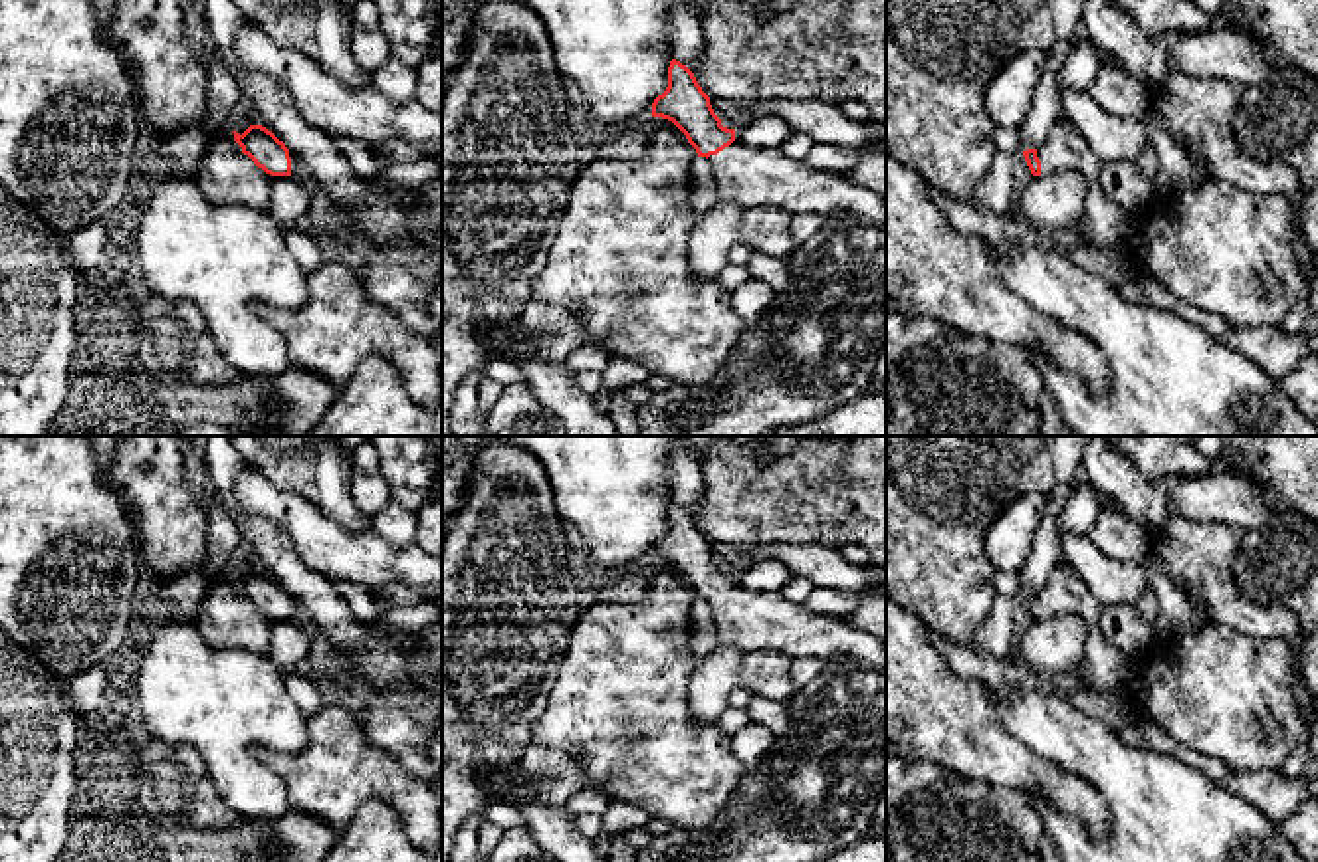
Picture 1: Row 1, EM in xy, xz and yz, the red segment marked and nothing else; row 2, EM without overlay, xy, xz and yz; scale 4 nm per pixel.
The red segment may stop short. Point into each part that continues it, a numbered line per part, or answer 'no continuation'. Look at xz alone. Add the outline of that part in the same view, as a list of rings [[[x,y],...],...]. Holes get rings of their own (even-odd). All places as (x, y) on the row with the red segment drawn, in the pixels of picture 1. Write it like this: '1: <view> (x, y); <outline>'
1: xz (752, 177); [[[737,139],[710,155],[717,196],[743,208],[779,206],[791,214],[852,218],[886,228],[886,198],[842,174],[815,170],[779,149],[751,149]]]

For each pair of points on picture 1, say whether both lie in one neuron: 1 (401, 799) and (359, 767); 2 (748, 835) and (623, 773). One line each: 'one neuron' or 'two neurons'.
1: one neuron
2: two neurons

